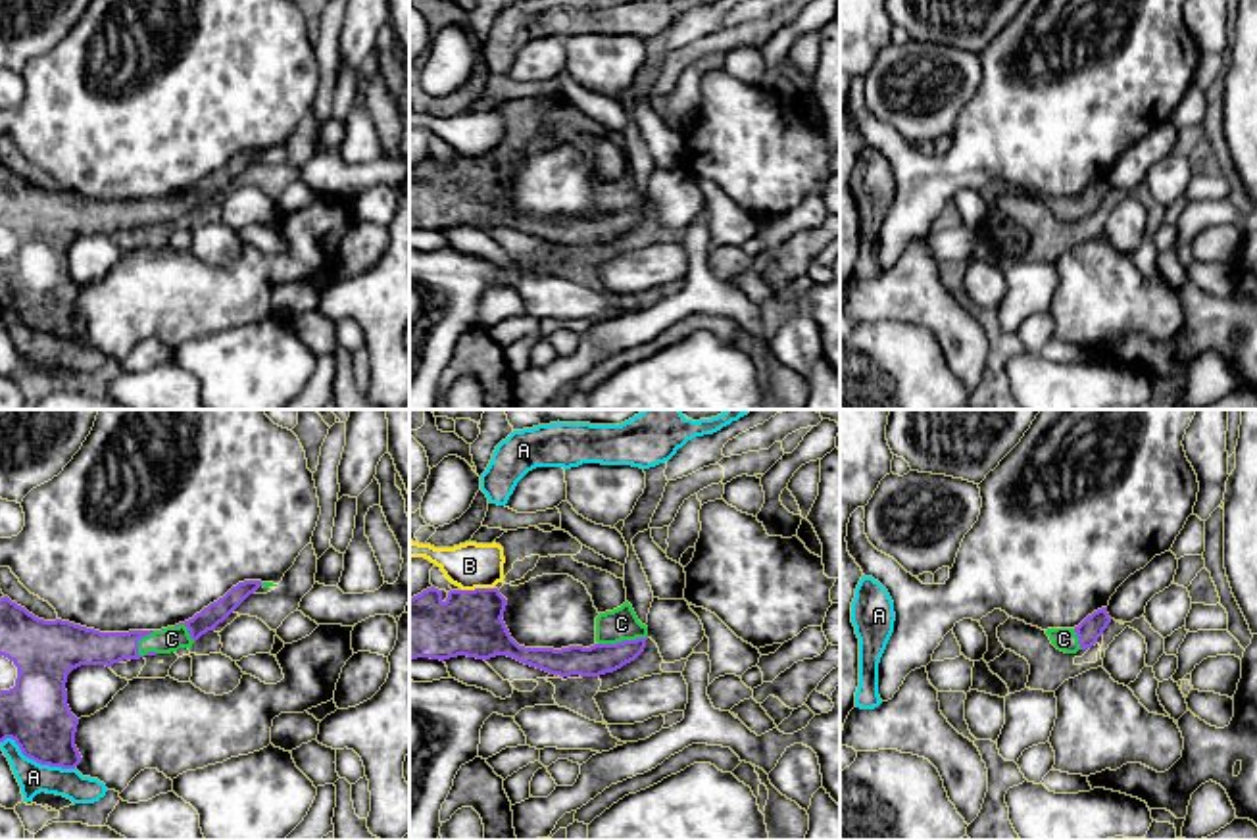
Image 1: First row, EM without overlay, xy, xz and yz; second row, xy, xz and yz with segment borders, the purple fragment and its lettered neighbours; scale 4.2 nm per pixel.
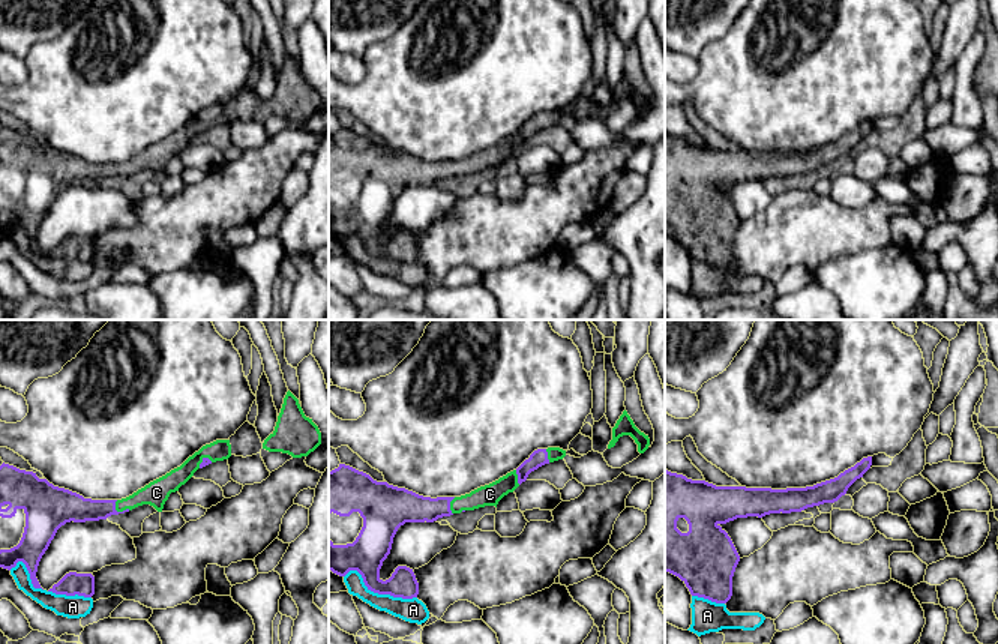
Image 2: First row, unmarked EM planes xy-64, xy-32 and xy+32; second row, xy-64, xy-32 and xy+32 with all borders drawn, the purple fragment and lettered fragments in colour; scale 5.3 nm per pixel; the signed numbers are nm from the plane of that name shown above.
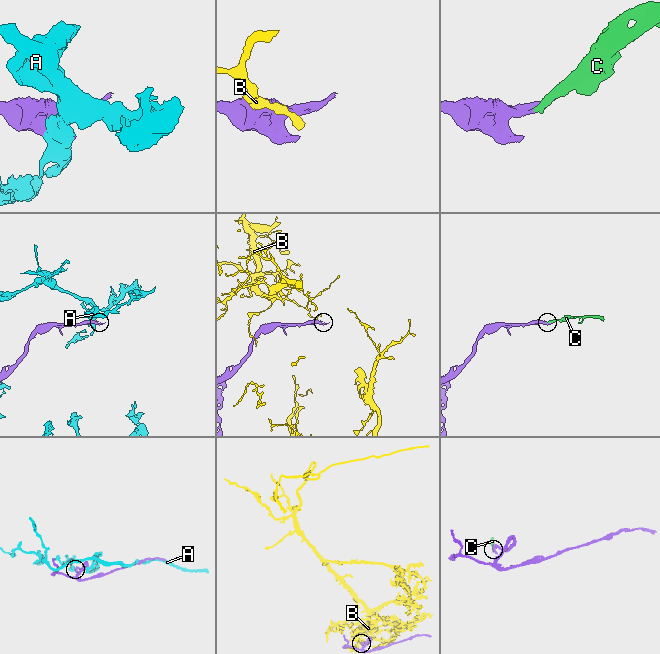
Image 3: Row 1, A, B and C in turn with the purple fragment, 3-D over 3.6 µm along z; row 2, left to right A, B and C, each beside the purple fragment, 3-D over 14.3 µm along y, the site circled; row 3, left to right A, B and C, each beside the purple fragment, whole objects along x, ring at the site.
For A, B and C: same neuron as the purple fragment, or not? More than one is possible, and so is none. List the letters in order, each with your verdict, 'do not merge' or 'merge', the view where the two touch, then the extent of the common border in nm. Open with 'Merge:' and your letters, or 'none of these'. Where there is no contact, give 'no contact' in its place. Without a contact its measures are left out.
Merge: C
A: do not merge; meets purple in xy; contact 340 nm long
B: do not merge; meets purple in xz; contact 140 nm long
C: merge; meets purple in xz; contact 220 nm long

